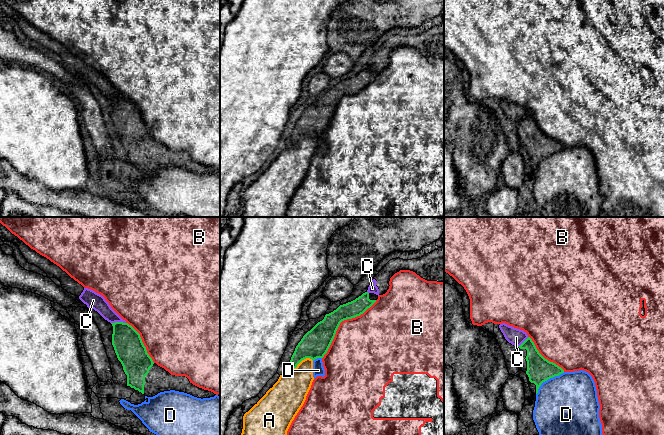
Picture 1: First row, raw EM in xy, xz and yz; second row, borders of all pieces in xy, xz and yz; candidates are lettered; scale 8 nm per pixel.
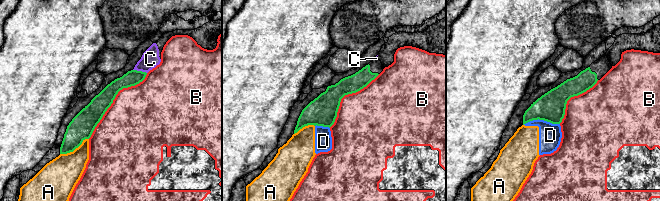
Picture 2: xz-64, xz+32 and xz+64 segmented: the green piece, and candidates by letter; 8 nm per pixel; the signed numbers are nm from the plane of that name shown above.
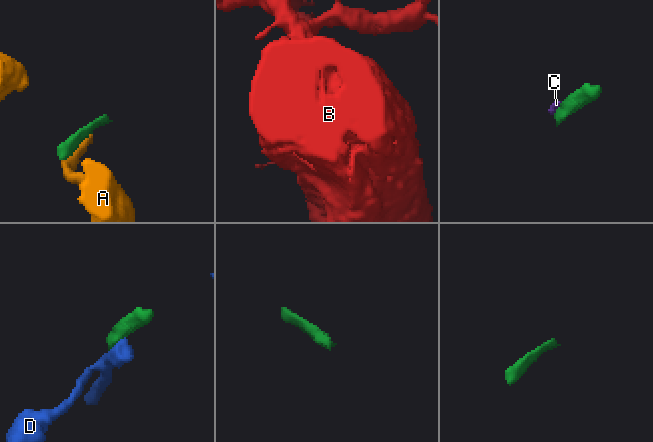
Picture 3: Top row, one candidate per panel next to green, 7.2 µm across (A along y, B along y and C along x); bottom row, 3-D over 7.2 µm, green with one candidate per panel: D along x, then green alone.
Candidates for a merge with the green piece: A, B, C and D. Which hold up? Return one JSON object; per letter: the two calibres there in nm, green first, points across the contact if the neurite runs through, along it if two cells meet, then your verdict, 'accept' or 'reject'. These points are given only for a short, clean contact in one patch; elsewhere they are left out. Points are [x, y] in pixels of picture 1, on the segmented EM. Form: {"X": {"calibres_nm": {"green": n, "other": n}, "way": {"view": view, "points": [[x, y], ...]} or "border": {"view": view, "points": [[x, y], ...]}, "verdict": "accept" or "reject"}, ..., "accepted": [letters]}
{"A": {"calibres_nm": {"green": 220, "other": 260}, "verdict": "reject"}, "B": {"calibres_nm": {"green": 220, "other": 460}, "verdict": "reject"}, "C": {"calibres_nm": {"green": 240, "other": 130}, "verdict": "reject"}, "D": {"calibres_nm": {"green": 200, "other": 480}, "verdict": "reject"}, "accepted": []}

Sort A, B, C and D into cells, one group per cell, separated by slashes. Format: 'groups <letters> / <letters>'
groups A D / B / C

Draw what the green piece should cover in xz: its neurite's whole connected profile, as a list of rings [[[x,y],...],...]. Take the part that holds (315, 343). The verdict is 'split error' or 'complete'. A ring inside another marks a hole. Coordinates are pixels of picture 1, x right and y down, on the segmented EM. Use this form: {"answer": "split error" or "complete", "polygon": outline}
{"answer": "split error", "polygon": [[[365,292],[355,300],[340,305],[333,312],[326,314],[324,319],[308,331],[298,343],[288,364],[288,369],[296,368],[306,358],[312,360],[323,358],[335,337],[340,323],[360,316],[377,299],[378,295]]]}

